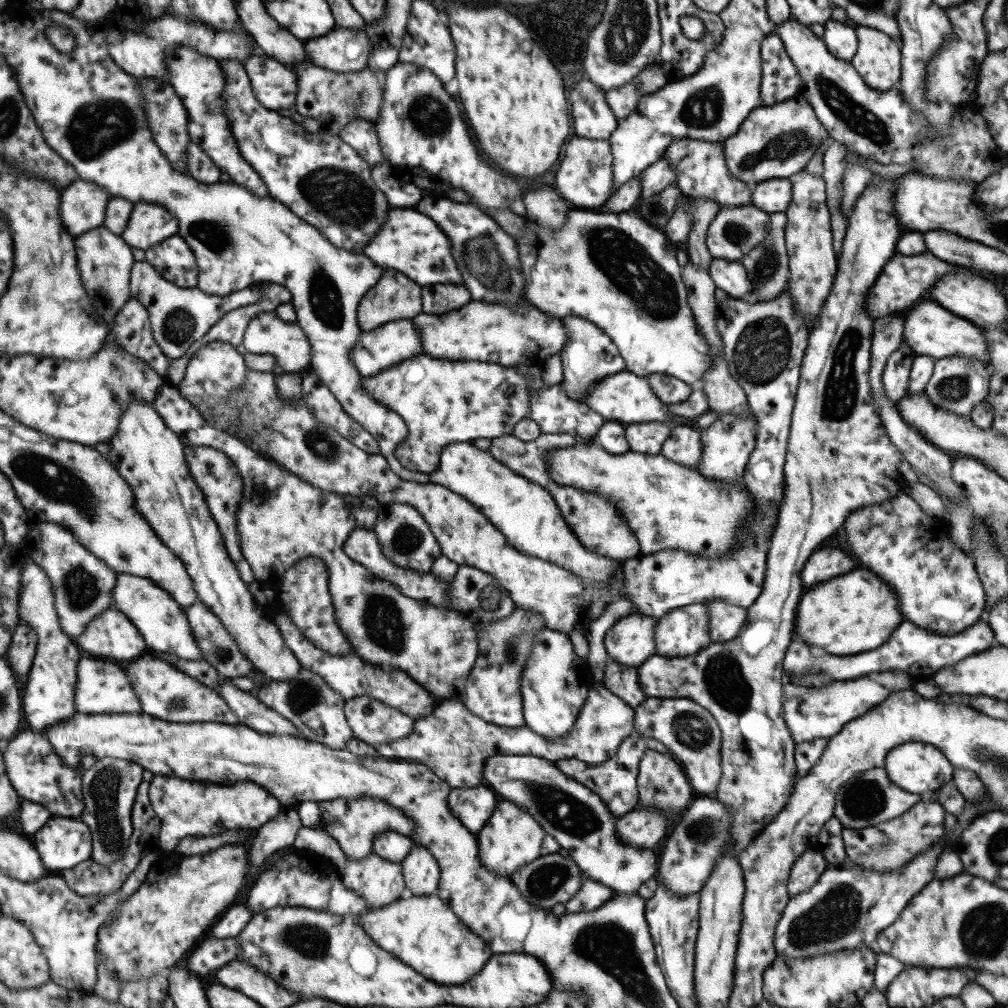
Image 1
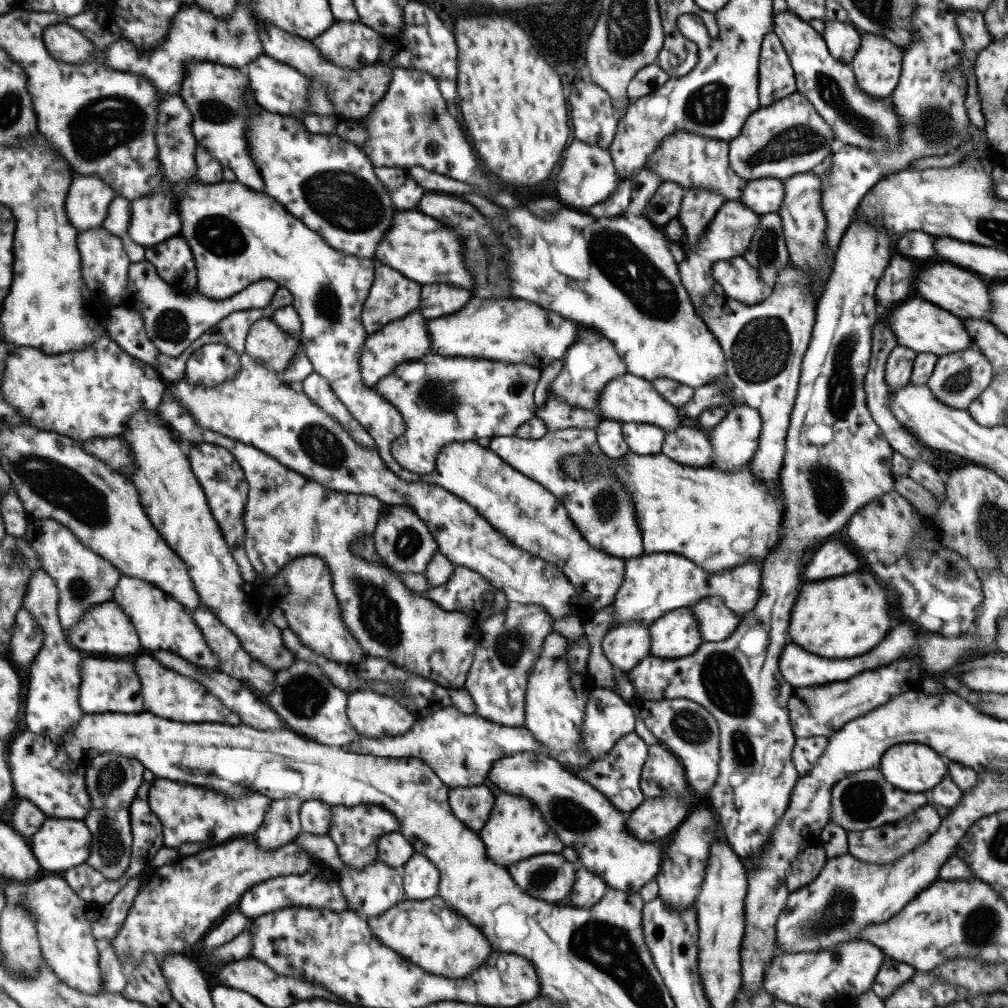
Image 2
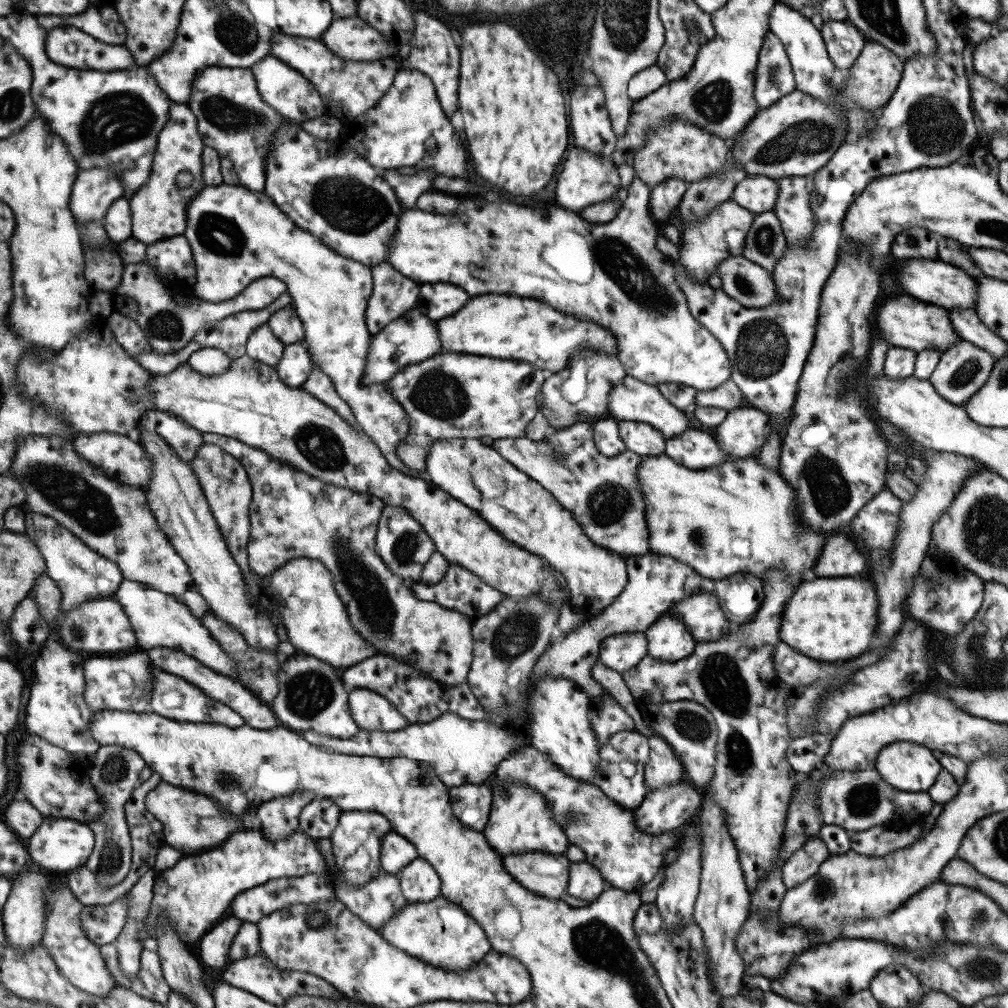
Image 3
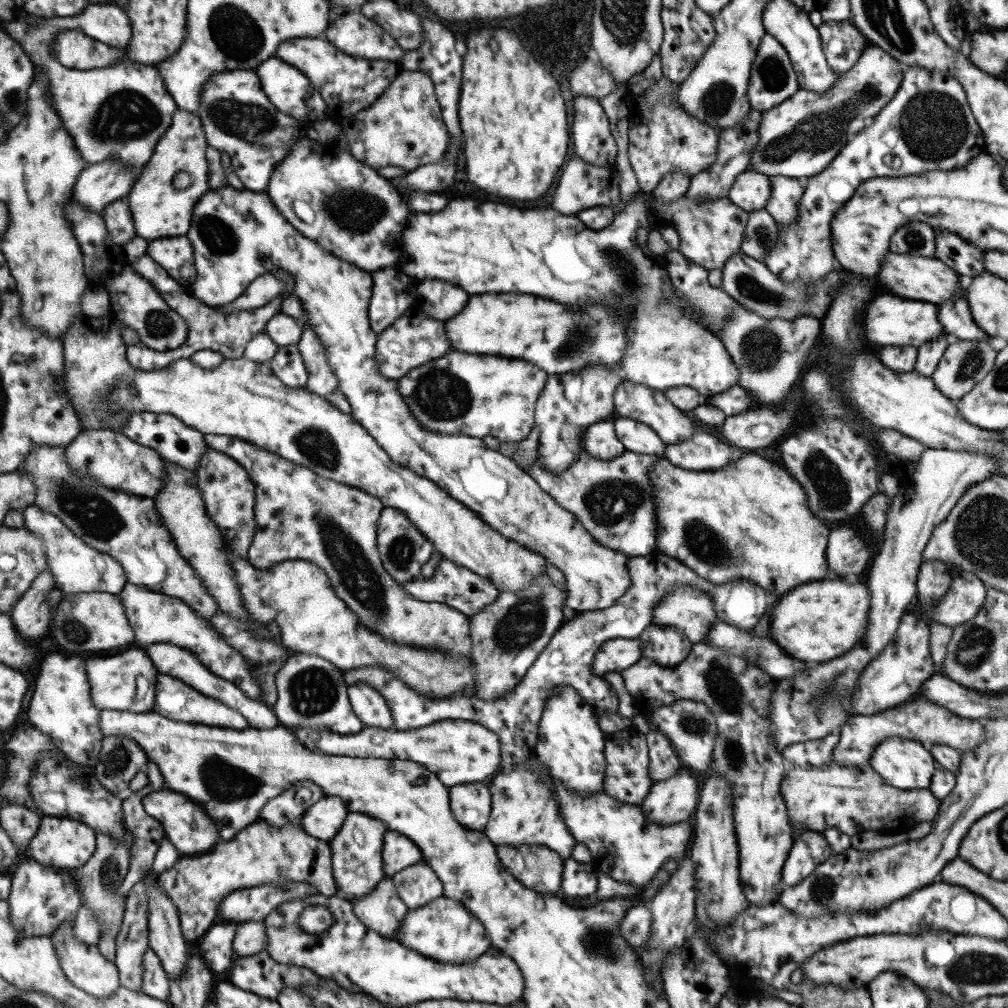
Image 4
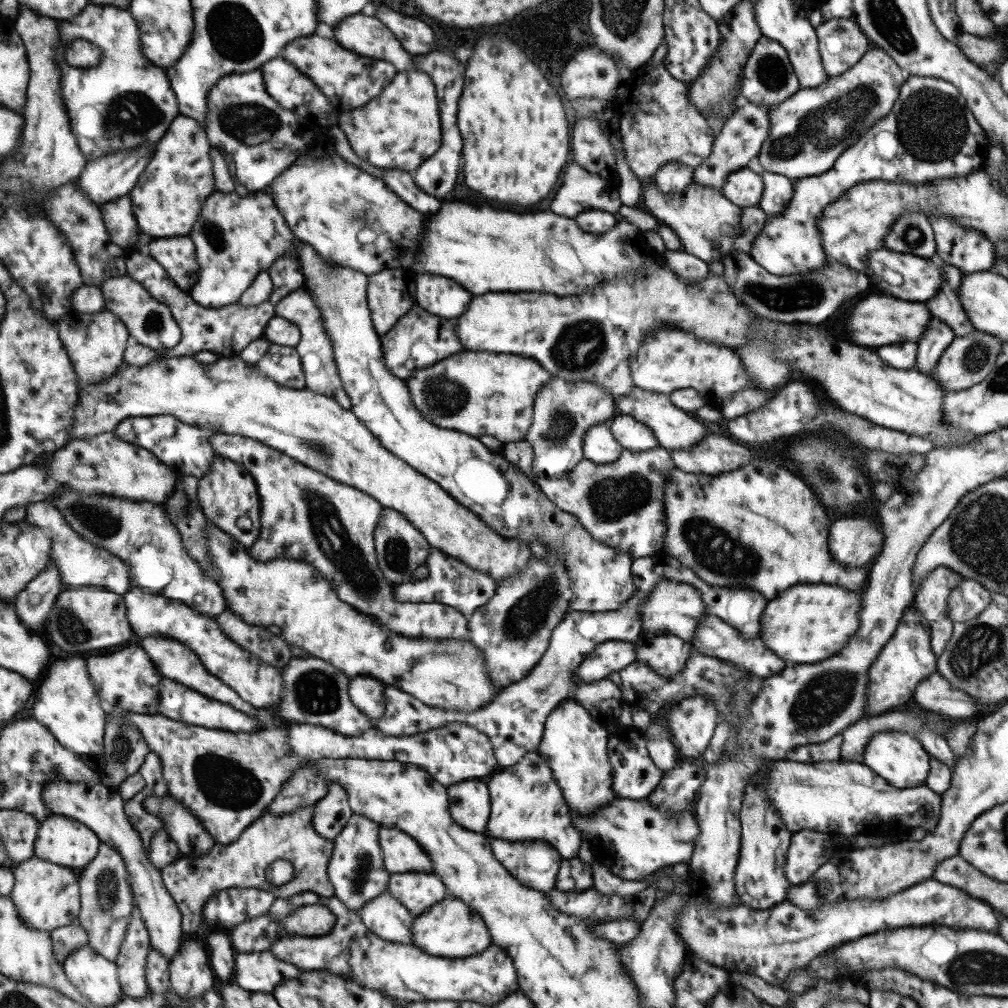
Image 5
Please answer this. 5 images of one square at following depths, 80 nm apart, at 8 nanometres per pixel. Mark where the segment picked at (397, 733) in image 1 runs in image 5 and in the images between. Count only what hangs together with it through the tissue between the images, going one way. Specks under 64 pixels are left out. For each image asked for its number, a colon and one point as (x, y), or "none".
2: (371, 715)
3: (370, 712)
4: (369, 707)
5: (366, 693)

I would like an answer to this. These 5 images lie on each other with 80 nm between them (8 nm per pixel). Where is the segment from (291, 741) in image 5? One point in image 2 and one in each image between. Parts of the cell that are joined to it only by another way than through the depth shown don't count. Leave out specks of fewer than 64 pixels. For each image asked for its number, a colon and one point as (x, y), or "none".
2: (459, 748)
3: (458, 750)
4: (458, 752)

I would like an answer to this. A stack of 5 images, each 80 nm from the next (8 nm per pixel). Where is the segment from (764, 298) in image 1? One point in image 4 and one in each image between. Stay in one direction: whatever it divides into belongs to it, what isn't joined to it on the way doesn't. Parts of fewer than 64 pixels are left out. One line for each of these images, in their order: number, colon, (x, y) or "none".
2: (766, 253)
3: (765, 243)
4: (760, 232)

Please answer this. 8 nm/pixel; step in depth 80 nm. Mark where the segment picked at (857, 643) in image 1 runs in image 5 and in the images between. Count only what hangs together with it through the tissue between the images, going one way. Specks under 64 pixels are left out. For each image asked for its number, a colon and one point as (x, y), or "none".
2: (841, 617)
3: (828, 619)
4: (819, 621)
5: (809, 623)

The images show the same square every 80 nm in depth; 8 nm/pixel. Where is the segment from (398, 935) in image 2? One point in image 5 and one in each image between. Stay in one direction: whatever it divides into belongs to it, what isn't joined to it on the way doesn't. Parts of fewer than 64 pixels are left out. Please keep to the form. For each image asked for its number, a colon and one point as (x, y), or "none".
3: (439, 933)
4: (443, 930)
5: (448, 929)

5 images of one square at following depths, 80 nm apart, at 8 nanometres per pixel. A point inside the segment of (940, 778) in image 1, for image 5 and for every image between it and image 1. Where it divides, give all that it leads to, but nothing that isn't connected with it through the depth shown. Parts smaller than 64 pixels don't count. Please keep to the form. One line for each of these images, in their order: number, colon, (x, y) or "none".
2: (908, 766)
3: (907, 766)
4: (905, 764)
5: (897, 757)

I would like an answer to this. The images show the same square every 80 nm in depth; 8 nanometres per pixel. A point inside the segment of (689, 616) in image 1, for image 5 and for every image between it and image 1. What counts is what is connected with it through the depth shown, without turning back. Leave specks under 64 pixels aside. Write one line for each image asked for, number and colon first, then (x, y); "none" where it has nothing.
2: (675, 634)
3: (667, 638)
4: (663, 644)
5: (665, 654)

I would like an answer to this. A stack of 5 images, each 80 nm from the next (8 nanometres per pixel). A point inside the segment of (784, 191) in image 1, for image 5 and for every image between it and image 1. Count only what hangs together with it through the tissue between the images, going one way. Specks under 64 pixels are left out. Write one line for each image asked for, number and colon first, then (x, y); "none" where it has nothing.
2: (763, 195)
3: (756, 193)
4: (750, 190)
5: (743, 188)

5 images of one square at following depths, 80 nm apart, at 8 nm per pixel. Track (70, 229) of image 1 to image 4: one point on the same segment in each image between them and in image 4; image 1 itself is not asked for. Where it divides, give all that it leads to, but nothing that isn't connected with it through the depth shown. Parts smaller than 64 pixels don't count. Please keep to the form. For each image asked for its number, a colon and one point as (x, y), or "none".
2: (87, 199)
3: (92, 192)
4: (97, 185)

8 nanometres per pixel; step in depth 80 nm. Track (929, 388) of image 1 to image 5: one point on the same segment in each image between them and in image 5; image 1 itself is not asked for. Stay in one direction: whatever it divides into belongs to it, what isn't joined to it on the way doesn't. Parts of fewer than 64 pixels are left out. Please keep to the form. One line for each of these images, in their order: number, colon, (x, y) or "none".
2: (958, 378)
3: (960, 371)
4: (963, 364)
5: (967, 359)

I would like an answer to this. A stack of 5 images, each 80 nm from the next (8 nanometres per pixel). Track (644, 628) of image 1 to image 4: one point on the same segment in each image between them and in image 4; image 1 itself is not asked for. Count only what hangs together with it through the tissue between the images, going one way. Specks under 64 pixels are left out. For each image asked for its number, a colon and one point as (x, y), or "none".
2: (625, 645)
3: (619, 652)
4: (613, 655)

